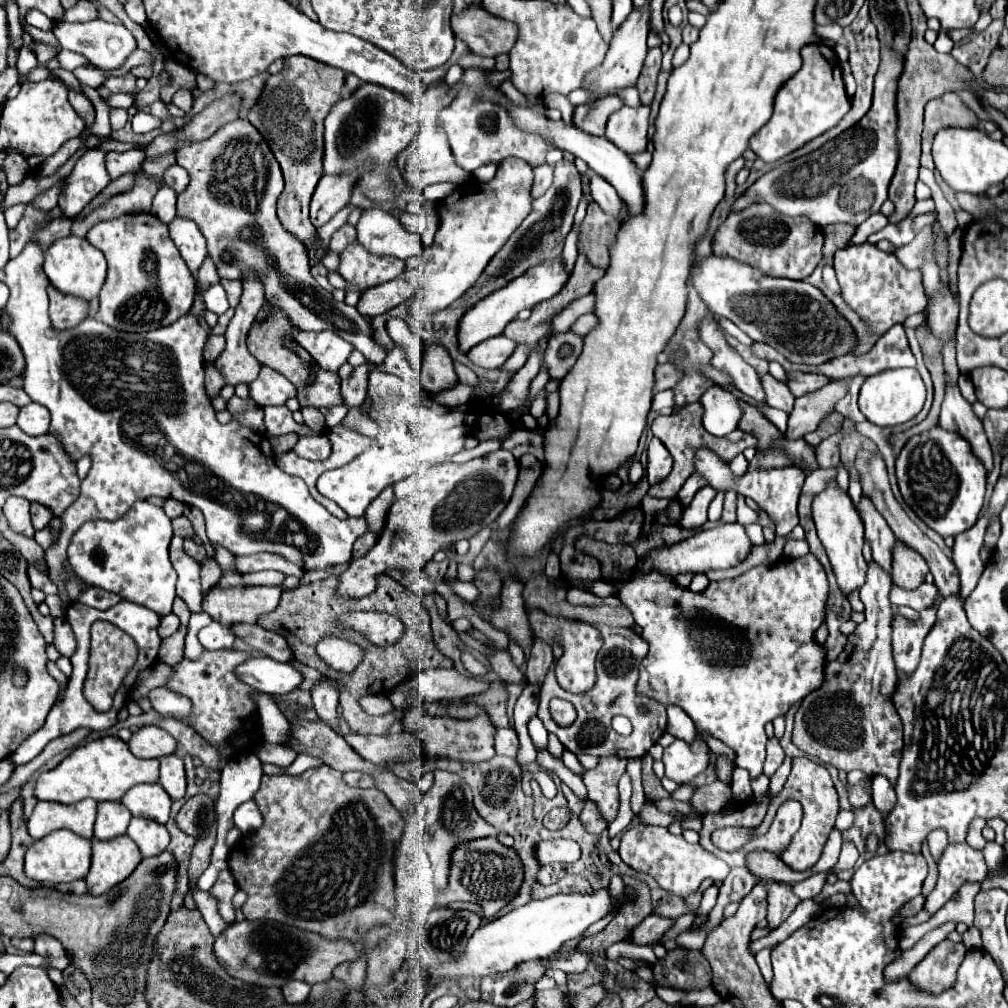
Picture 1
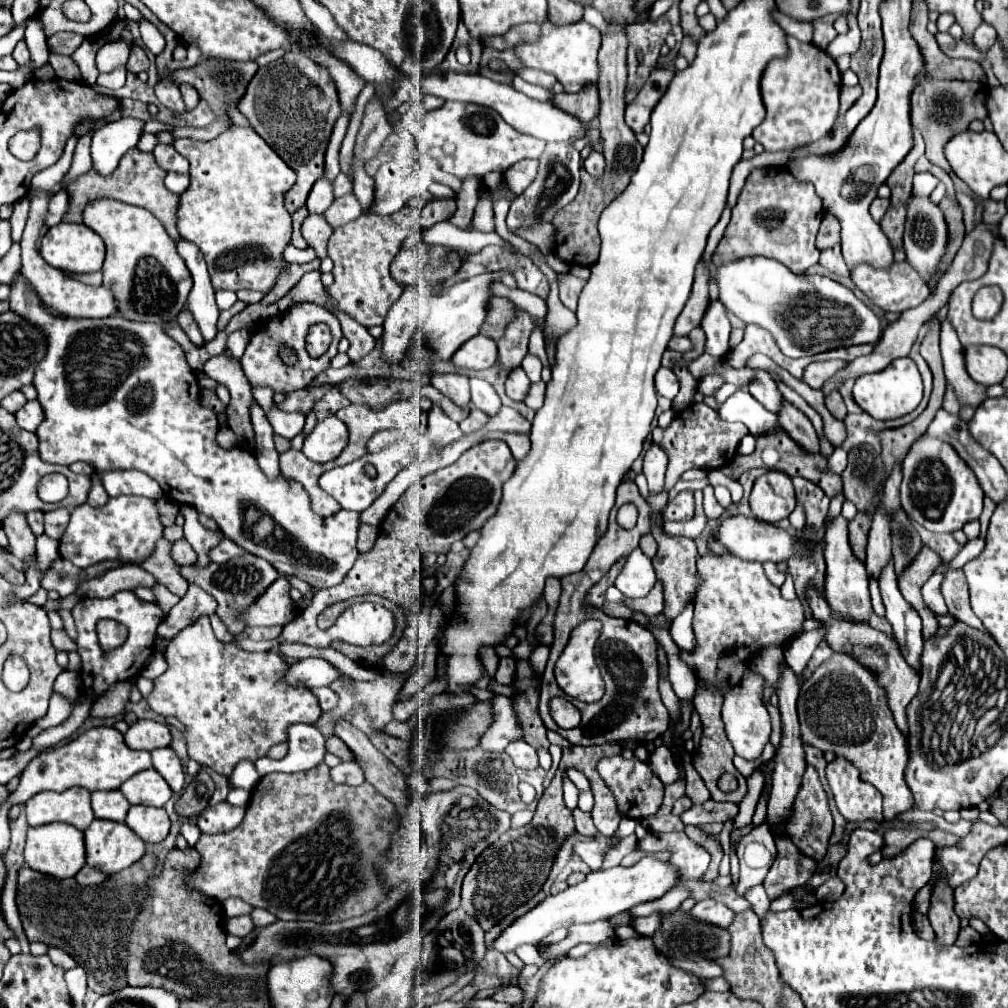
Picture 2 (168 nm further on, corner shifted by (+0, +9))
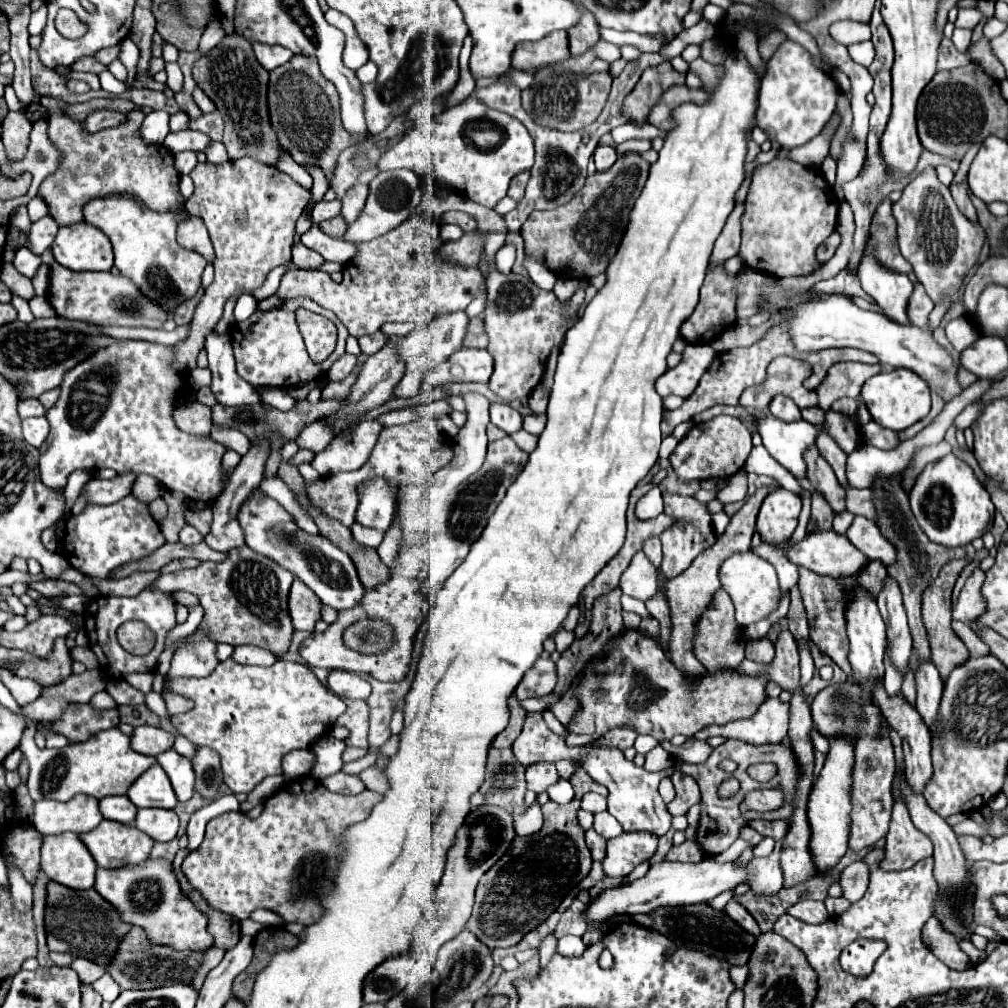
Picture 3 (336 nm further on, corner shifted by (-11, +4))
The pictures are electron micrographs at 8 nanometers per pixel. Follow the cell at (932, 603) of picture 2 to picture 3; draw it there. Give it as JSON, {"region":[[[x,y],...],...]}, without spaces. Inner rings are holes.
{"region":[[[974,569],[974,573],[968,577],[968,581],[958,597],[958,603],[952,609],[952,619],[970,623],[986,613],[986,599],[982,599],[984,577],[986,575],[982,569]]]}

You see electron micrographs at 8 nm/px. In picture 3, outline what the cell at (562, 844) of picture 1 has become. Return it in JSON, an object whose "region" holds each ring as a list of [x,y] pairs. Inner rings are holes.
{"region":[[[624,833],[608,841],[604,871],[608,877],[626,877],[636,865],[650,861],[658,849],[658,837],[650,833]]]}

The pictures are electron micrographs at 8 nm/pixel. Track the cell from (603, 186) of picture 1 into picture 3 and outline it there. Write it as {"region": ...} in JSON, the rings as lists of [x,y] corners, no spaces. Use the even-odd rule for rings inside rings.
{"region":[[[600,143],[600,145],[594,149],[594,161],[596,161],[596,169],[598,169],[598,171],[610,169],[616,159],[618,159],[618,155],[616,155],[616,149],[614,149],[612,145]]]}

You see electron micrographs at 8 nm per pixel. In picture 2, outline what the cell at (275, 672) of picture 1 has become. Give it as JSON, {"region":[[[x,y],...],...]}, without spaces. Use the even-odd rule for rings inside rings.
{"region":[[[303,658],[287,666],[285,682],[289,686],[315,688],[315,686],[329,686],[339,676],[341,676],[339,670],[333,668],[329,662],[321,658]]]}

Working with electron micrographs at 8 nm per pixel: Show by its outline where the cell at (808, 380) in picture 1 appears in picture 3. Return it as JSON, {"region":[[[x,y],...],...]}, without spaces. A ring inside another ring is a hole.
{"region":[[[836,363],[830,367],[824,383],[816,389],[818,407],[828,411],[830,405],[840,397],[858,397],[866,379],[878,375],[882,365],[866,363]]]}

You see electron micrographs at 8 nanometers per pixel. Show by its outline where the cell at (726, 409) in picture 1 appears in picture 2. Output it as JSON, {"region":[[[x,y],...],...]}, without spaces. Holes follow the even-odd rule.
{"region":[[[739,390],[727,398],[719,410],[725,422],[743,422],[753,436],[765,434],[777,426],[777,414],[765,410],[747,390]]]}

